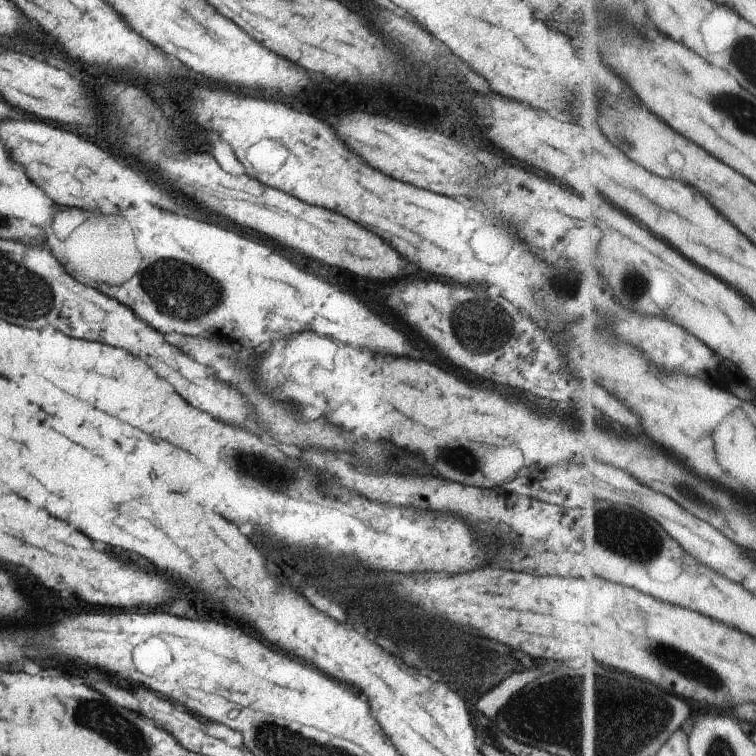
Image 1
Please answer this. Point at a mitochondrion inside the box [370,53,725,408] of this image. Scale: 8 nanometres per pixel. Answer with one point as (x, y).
(481, 327)

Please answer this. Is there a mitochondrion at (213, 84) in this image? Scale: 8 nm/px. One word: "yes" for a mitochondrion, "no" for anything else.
no

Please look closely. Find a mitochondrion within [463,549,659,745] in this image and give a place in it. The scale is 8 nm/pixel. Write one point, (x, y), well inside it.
(513, 722)

